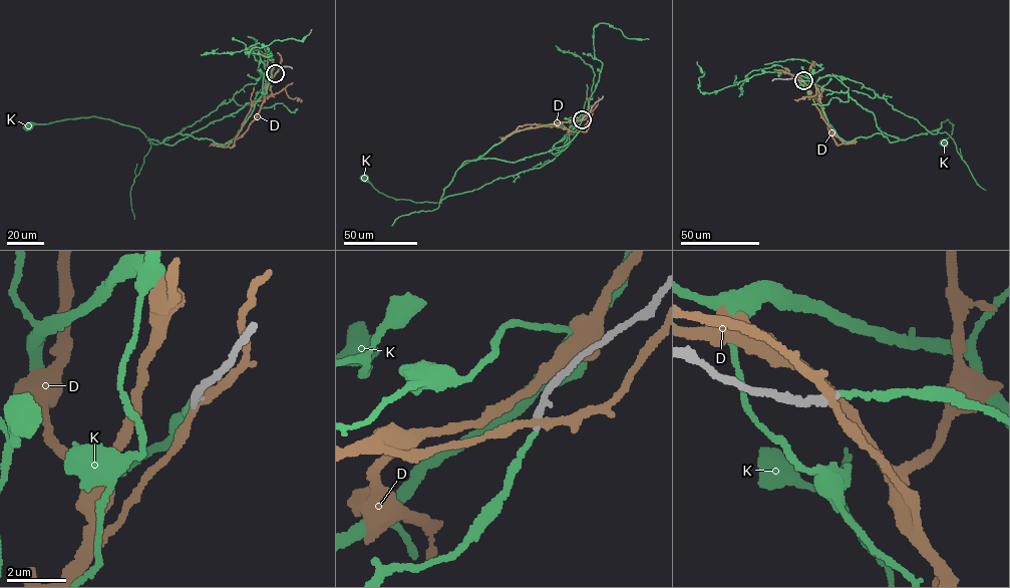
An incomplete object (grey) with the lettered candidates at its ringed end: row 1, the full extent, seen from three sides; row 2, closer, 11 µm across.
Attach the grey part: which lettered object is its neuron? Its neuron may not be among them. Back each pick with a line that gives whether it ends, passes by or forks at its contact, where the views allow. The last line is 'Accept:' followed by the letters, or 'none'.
K: it ends there
Accept: K

